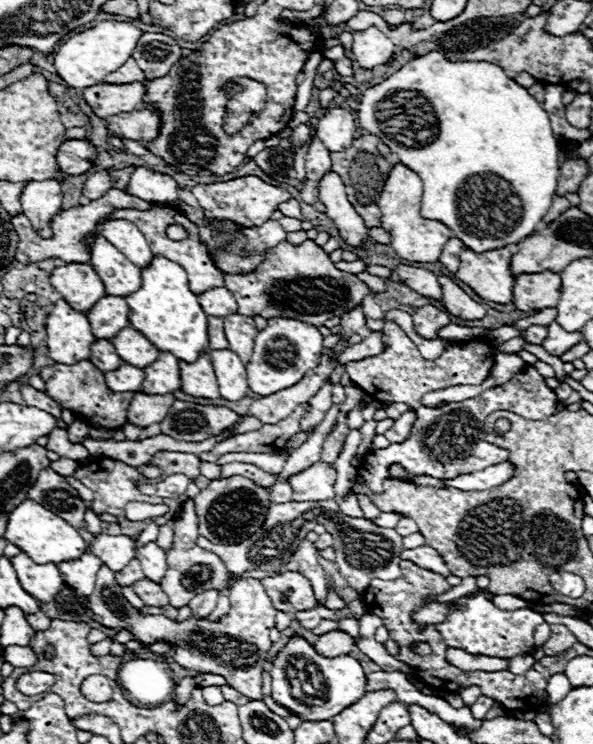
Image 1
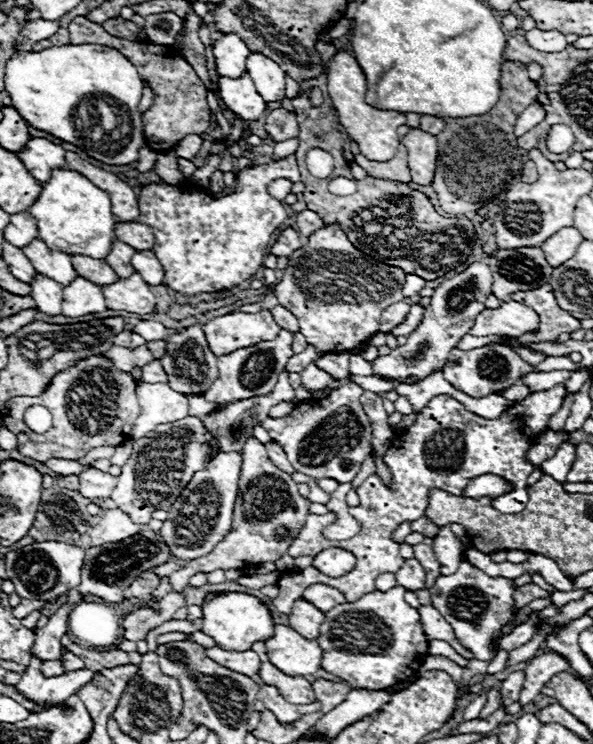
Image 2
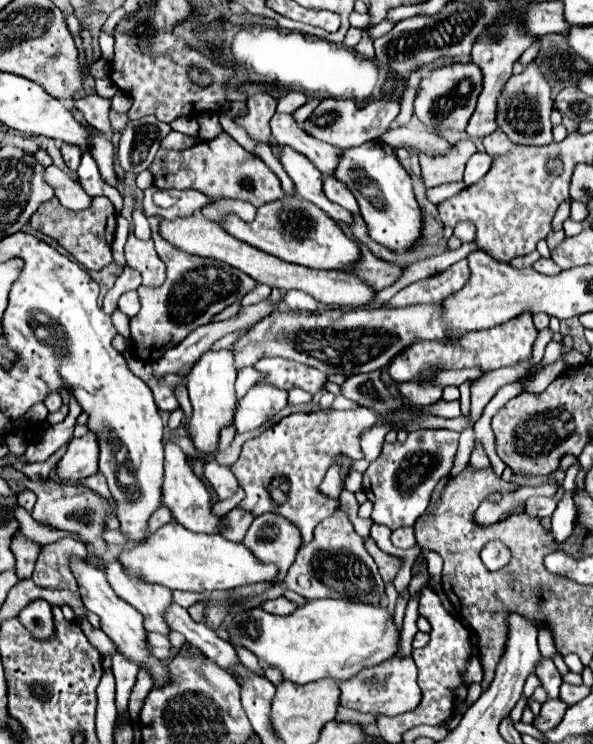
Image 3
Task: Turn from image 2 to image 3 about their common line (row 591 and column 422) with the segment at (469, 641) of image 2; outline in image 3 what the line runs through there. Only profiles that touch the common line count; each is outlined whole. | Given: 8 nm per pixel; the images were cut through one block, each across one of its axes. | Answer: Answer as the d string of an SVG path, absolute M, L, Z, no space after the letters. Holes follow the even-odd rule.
M414 430L406 442L384 442L380 456L364 472L362 488L374 502L372 520L388 528L414 526L424 514L430 494L440 478L450 474L460 432L452 430Z

